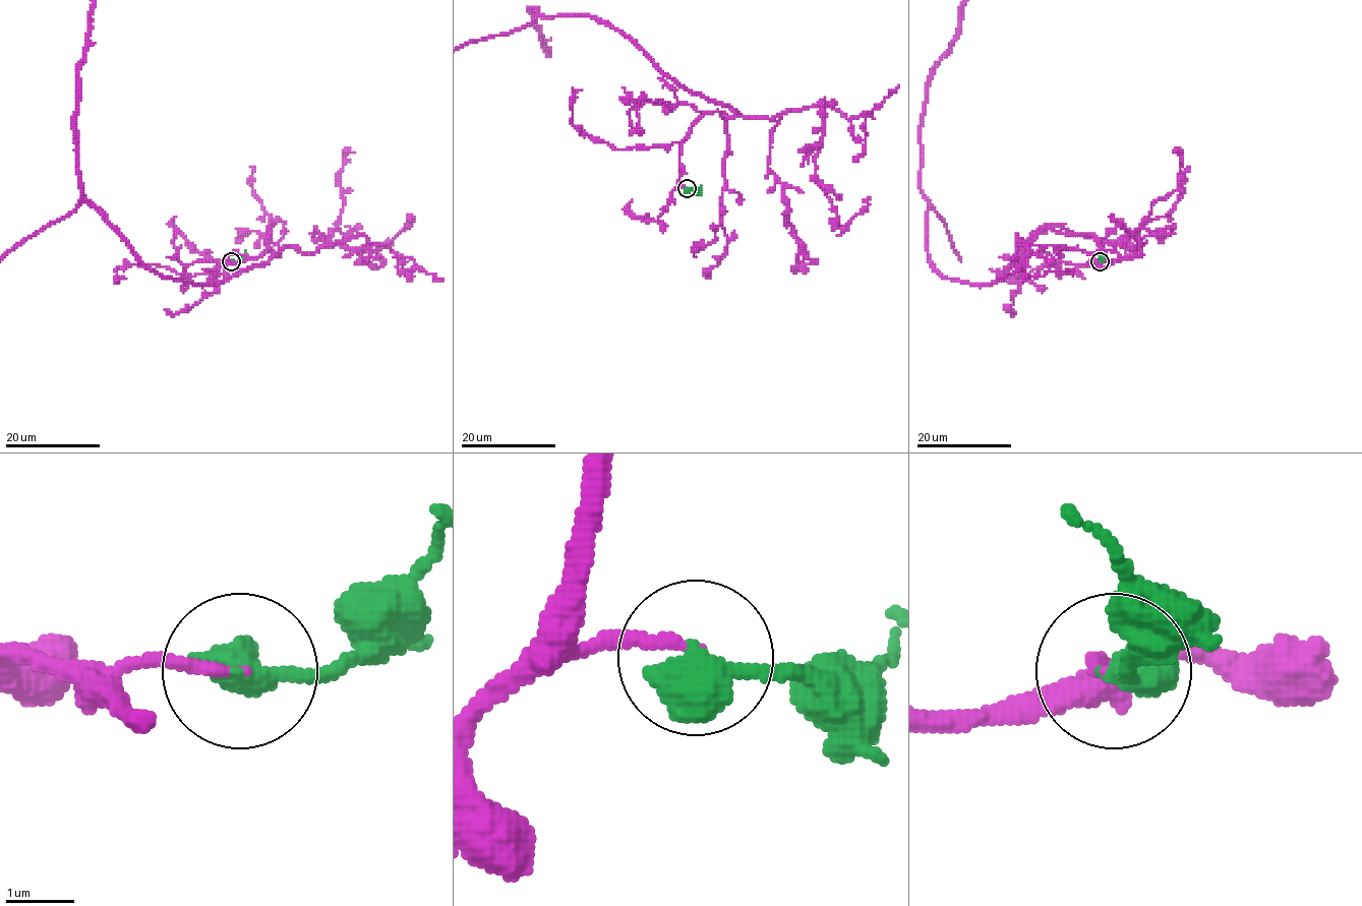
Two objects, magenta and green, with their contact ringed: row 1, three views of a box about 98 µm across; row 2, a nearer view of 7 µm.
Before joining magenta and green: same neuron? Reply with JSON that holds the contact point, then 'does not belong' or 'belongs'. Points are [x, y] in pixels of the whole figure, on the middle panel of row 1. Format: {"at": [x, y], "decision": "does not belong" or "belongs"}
{"at": [687, 188], "decision": "belongs"}

